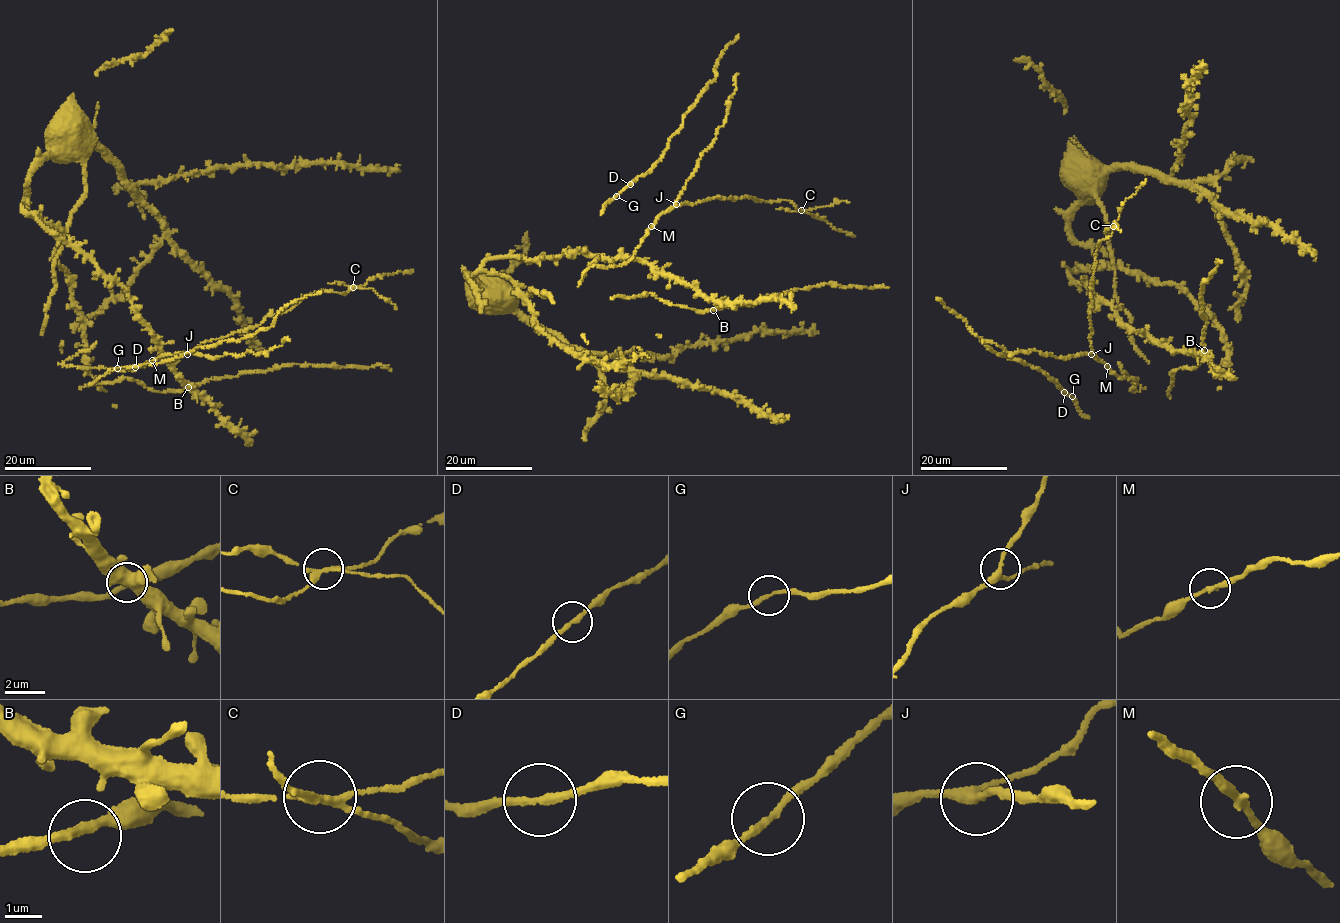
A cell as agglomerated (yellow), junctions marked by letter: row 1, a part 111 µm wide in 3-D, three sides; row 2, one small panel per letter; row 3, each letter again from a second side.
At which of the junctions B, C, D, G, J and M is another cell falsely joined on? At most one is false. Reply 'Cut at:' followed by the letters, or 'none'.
Cut at: C

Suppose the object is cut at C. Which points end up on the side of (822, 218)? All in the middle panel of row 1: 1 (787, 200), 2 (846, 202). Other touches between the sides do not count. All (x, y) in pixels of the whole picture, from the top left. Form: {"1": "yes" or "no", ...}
{"1": "yes", "2": "no"}

